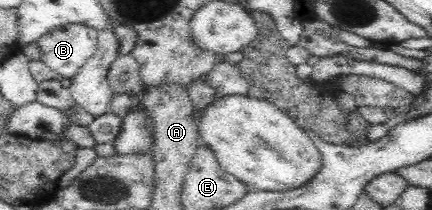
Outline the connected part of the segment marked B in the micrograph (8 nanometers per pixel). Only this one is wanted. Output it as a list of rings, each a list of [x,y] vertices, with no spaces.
[[[71,23],[52,29],[38,41],[43,64],[58,77],[71,79],[82,65],[95,53],[98,31],[94,27]]]

